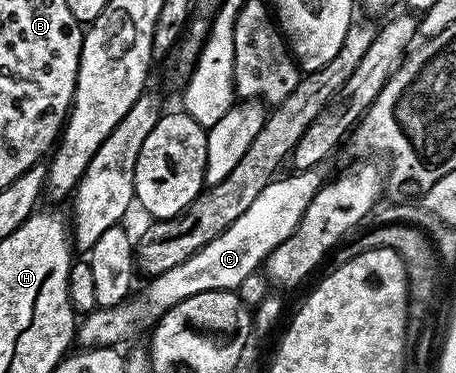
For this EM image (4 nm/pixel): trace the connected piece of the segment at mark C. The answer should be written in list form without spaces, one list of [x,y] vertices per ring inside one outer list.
[[[327,162],[314,165],[305,171],[293,170],[292,175],[277,177],[258,193],[258,198],[214,241],[202,245],[198,253],[186,257],[182,265],[166,269],[166,273],[153,275],[147,280],[144,292],[140,296],[130,297],[125,303],[113,307],[97,307],[95,311],[83,316],[78,323],[78,343],[81,348],[116,347],[127,341],[139,331],[147,332],[160,322],[160,318],[174,305],[194,297],[194,293],[211,291],[236,291],[237,287],[250,277],[250,273],[265,266],[268,255],[274,253],[292,233],[298,229],[307,206],[317,190],[323,187],[329,178]]]

